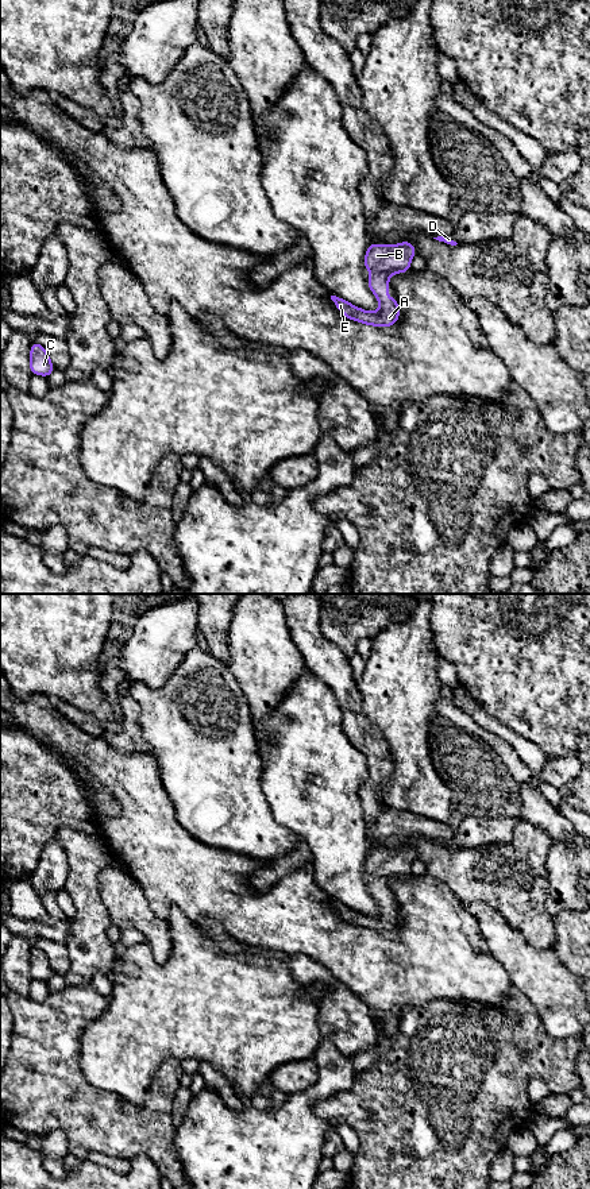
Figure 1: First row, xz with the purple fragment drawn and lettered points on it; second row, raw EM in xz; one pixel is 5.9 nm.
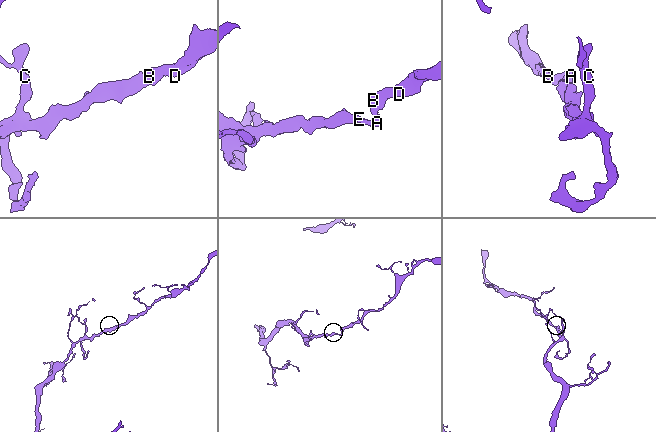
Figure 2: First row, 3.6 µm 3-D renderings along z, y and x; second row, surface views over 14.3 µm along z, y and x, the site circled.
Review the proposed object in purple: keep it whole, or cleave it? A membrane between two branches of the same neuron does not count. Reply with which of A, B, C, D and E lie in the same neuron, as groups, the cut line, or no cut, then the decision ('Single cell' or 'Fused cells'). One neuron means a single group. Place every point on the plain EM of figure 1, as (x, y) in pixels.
Groups: A B C D E. No split. Single cell

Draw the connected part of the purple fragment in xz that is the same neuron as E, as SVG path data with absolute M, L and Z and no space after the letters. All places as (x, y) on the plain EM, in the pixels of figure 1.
M409 846L393 850L370 848L363 869L370 875L367 888L379 907L381 914L378 916L359 914L336 900L331 900L331 904L350 924L375 931L394 930L398 924L400 914L397 903L387 902L389 881L408 876L414 858L416 853Z

